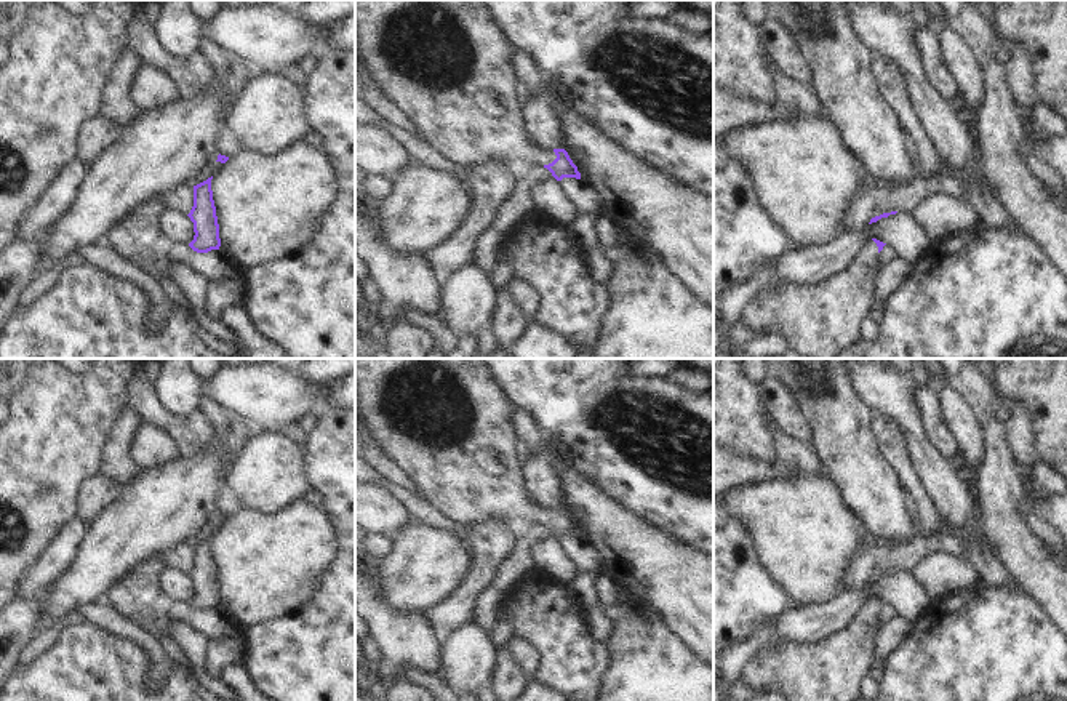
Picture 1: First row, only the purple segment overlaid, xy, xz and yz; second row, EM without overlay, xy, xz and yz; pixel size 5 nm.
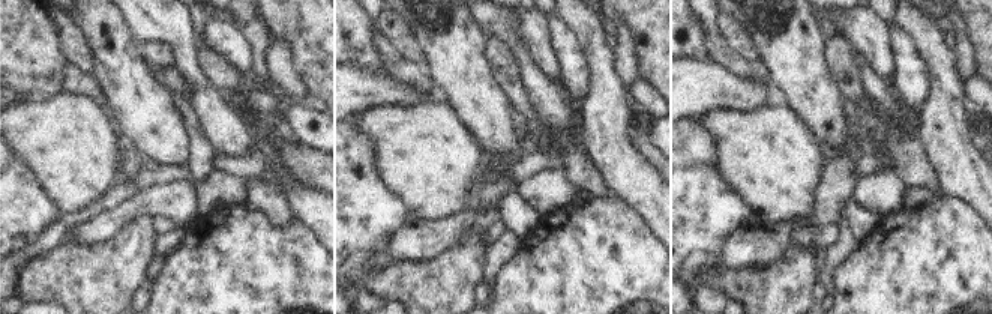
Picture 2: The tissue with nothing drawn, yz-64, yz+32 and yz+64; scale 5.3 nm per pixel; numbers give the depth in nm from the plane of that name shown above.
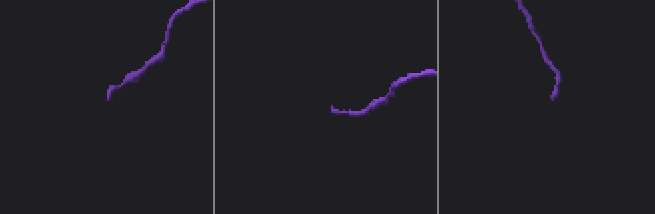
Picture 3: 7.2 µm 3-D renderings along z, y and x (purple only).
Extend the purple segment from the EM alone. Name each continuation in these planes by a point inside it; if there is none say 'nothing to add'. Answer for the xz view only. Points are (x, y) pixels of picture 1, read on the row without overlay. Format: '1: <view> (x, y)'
1: xz (448, 423)

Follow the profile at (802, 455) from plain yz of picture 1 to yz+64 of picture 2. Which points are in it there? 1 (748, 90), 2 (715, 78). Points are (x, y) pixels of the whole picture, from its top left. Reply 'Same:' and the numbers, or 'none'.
Same: none

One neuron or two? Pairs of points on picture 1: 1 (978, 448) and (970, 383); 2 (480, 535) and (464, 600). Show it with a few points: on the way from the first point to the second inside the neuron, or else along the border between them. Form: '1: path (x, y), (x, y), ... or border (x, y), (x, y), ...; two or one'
1: border (946, 384), (973, 410), (987, 434), (987, 445); two
2: path (483, 551), (483, 572), (475, 584); one

